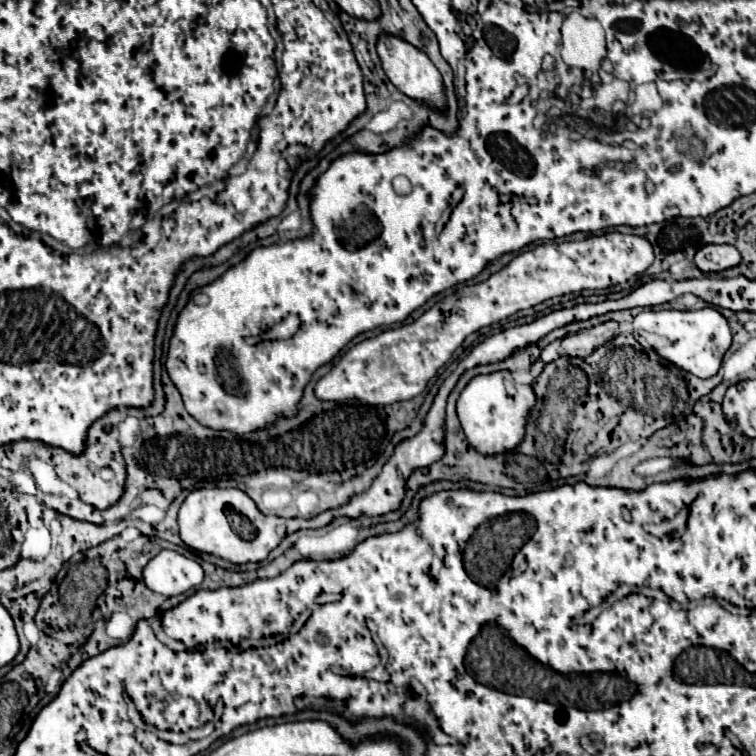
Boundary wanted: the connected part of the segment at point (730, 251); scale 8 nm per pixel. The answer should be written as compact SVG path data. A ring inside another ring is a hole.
M730 244L702 246L694 258L696 266L702 272L722 272L722 270L738 266L740 260L742 260L740 252L736 250L736 246L730 246Z

